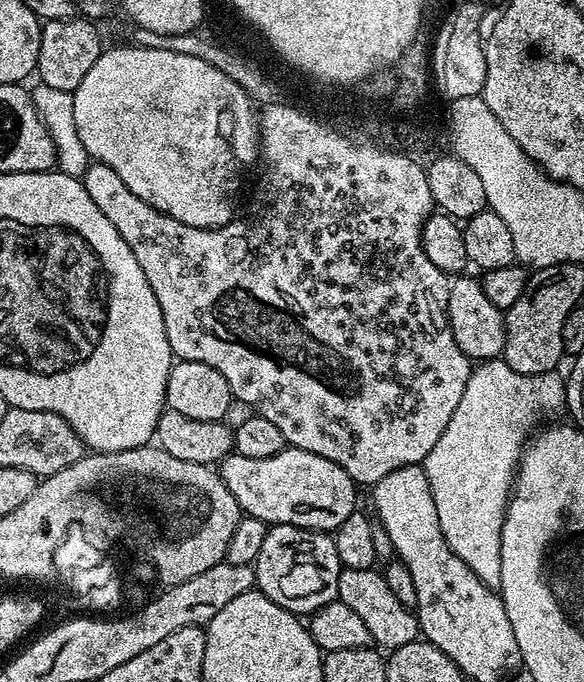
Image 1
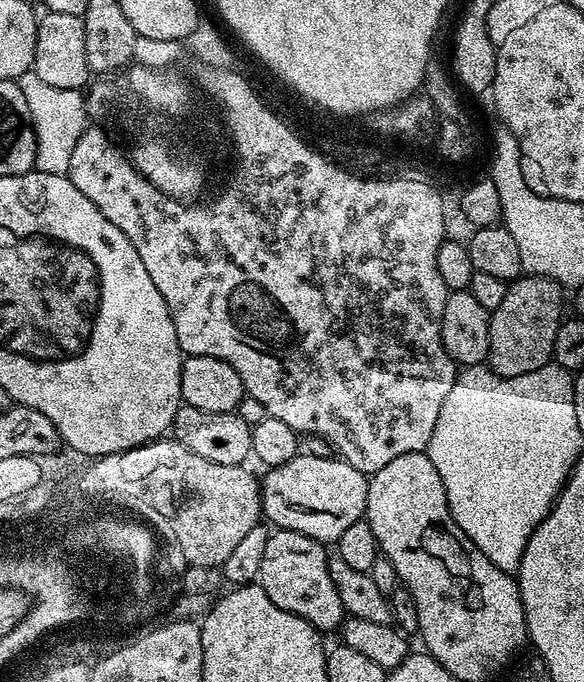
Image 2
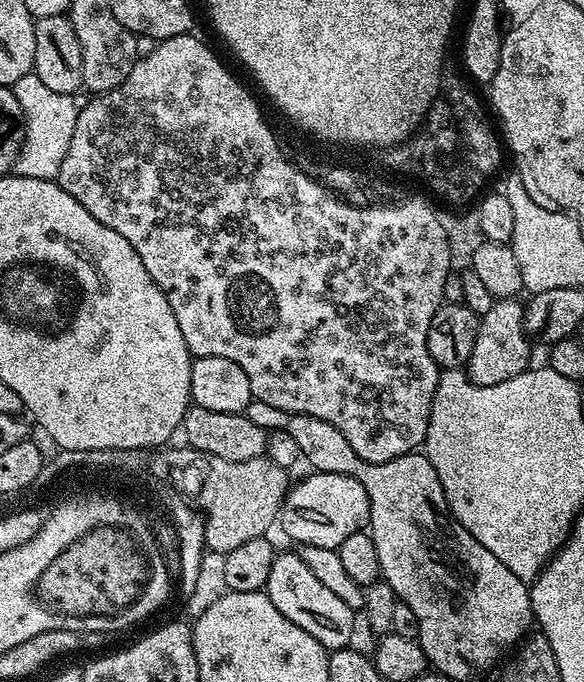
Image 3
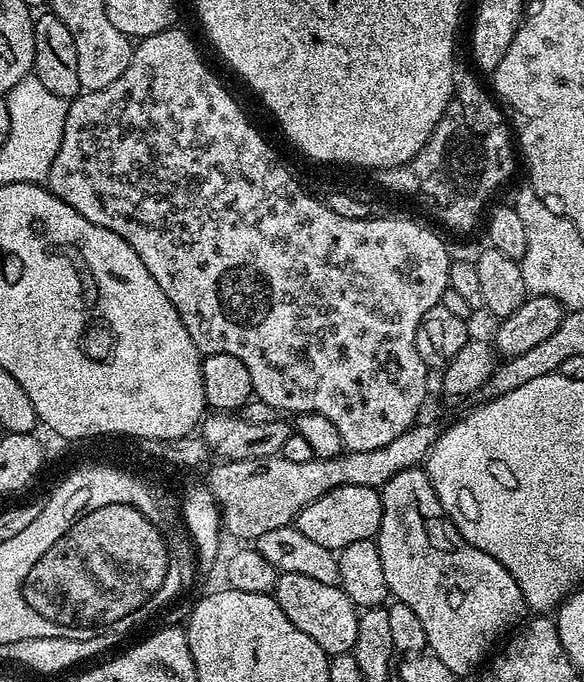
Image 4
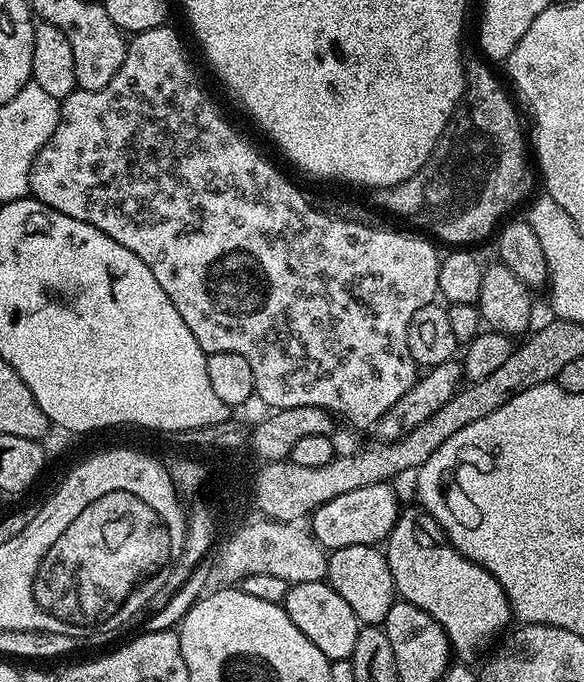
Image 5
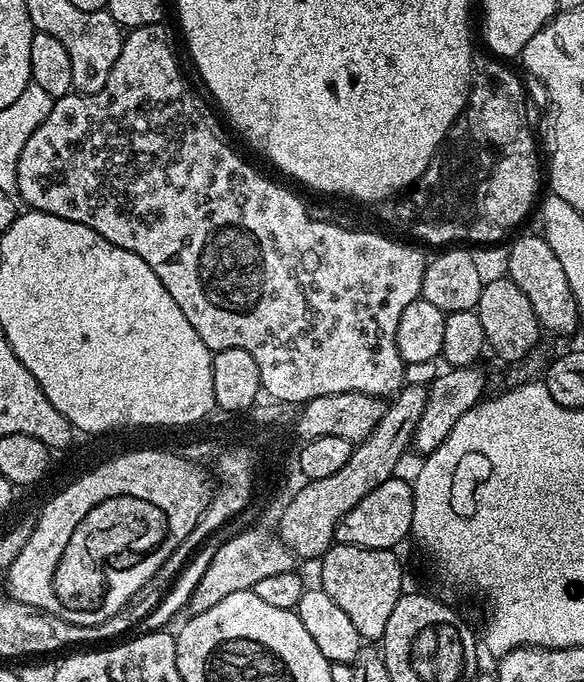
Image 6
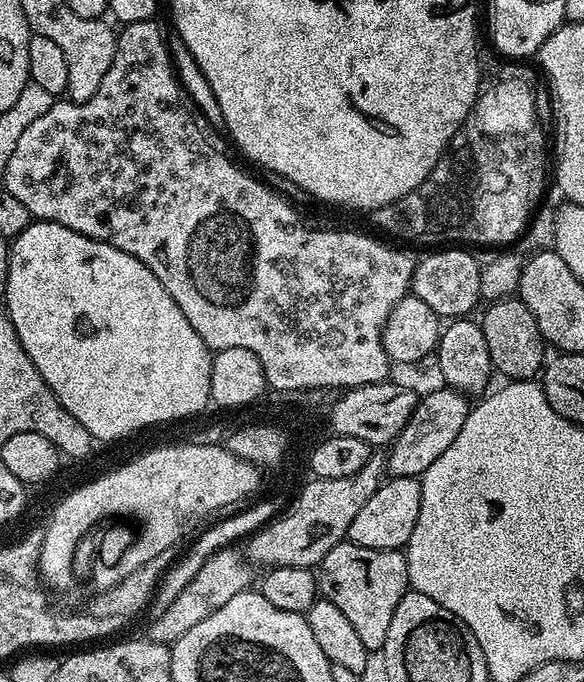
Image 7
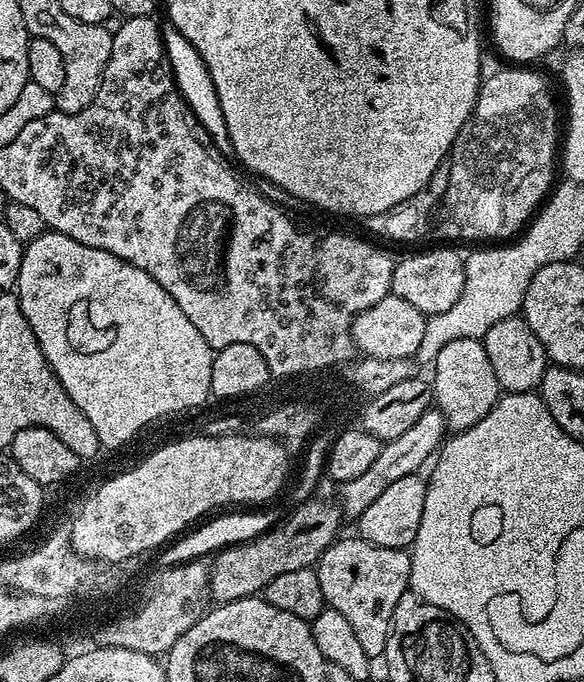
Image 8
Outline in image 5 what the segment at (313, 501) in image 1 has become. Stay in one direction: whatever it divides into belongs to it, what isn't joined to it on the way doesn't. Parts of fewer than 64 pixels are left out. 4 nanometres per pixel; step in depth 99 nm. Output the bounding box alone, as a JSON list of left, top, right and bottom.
[310,483,402,550]

